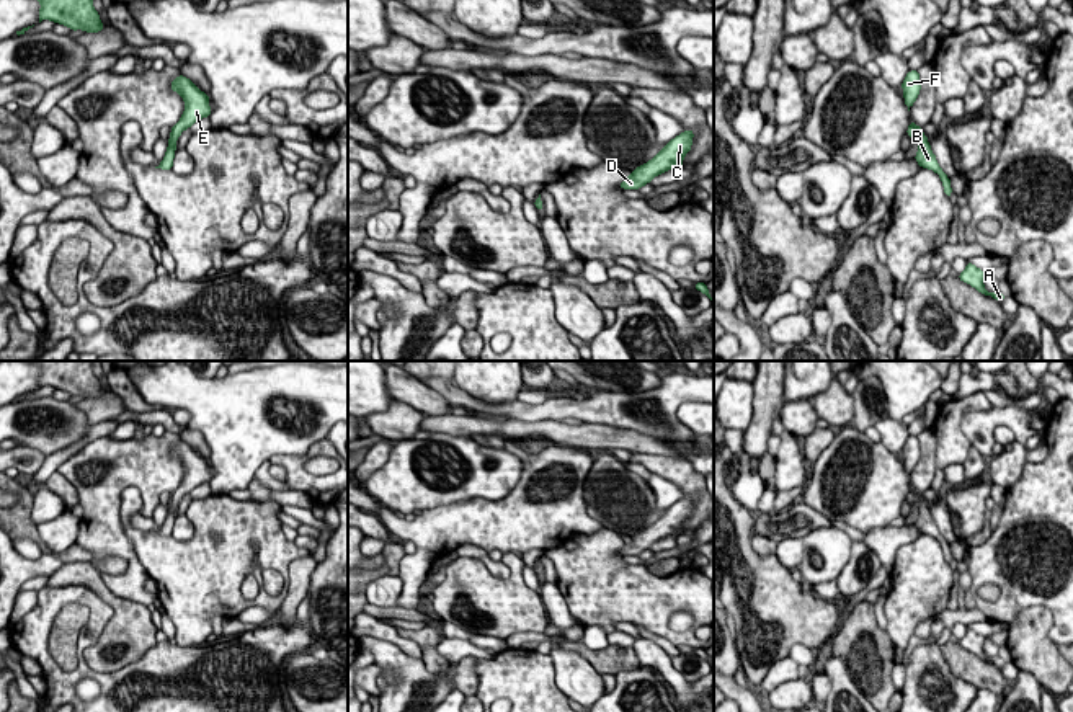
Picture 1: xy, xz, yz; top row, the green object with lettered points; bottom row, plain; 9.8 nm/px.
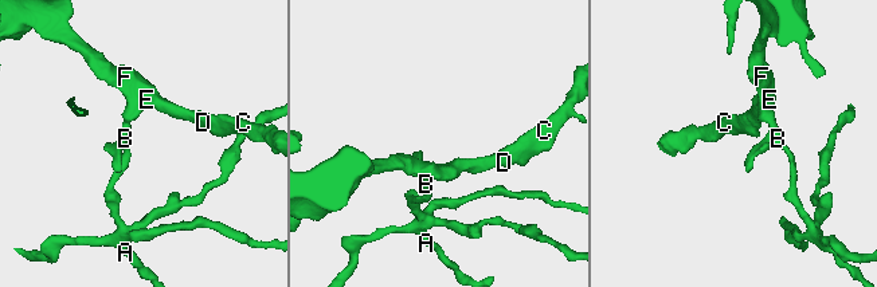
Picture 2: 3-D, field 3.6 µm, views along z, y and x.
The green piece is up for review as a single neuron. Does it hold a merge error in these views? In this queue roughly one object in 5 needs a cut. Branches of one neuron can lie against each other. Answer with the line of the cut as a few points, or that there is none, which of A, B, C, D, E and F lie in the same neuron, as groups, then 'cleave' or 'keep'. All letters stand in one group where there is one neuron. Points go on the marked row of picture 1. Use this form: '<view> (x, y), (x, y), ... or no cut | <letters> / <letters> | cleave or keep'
no cut | A B C D E F | keep

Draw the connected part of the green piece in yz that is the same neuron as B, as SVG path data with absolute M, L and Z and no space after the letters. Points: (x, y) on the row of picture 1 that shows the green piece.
M910 121L906 136L918 140L919 149L918 149L918 154L915 155L915 160L918 162L918 165L921 168L936 171L942 181L946 196L951 198L951 194L952 194L951 180L939 167L936 155L933 154L931 145L928 142L928 137L924 136L923 129L919 126L916 126L913 121Z

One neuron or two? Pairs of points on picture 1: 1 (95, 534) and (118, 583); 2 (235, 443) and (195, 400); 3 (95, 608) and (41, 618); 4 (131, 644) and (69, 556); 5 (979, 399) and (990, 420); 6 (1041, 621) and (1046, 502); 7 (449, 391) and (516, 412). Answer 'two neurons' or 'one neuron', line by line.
1: one neuron
2: one neuron
3: one neuron
4: two neurons
5: two neurons
6: two neurons
7: one neuron

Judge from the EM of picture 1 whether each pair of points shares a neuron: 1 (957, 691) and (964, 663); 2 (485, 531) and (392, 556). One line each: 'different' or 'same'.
1: different
2: different

